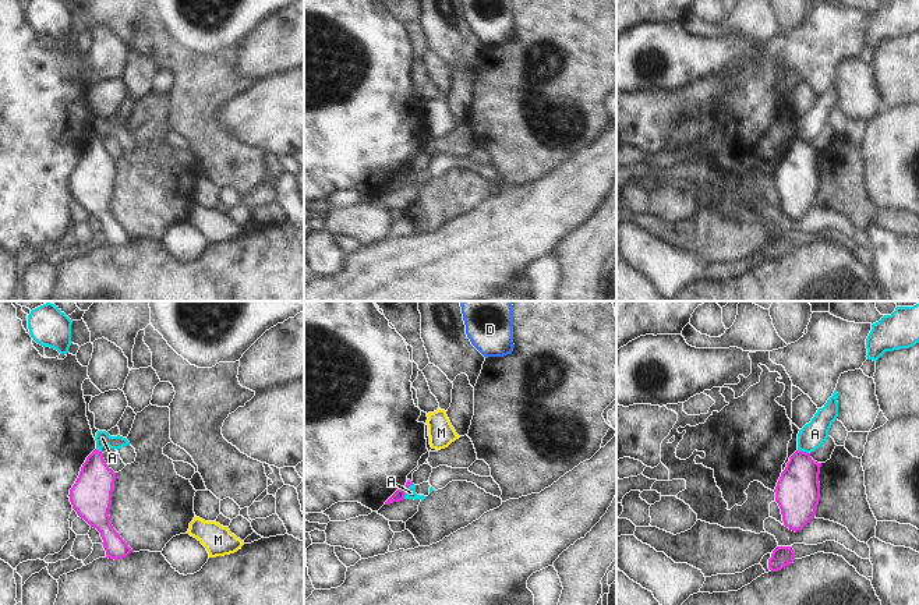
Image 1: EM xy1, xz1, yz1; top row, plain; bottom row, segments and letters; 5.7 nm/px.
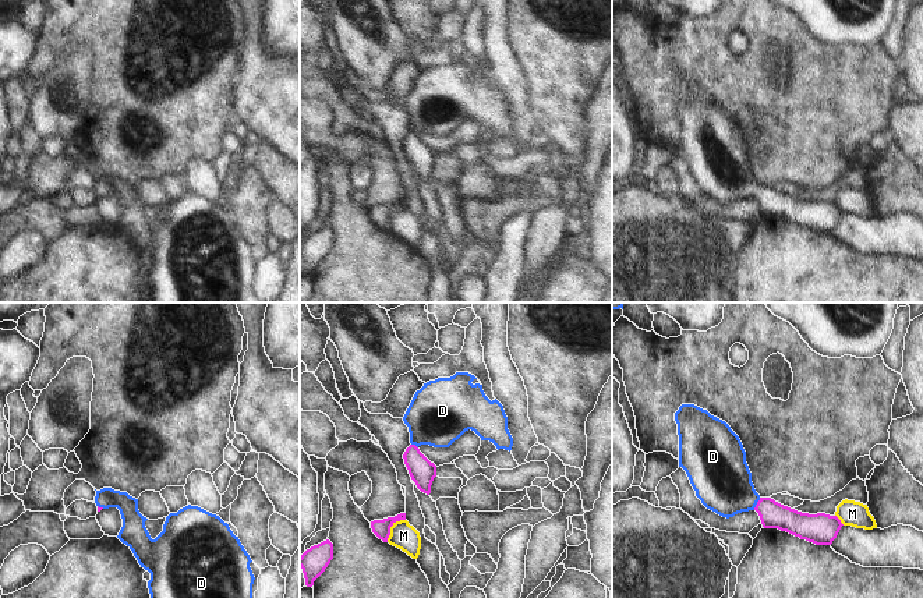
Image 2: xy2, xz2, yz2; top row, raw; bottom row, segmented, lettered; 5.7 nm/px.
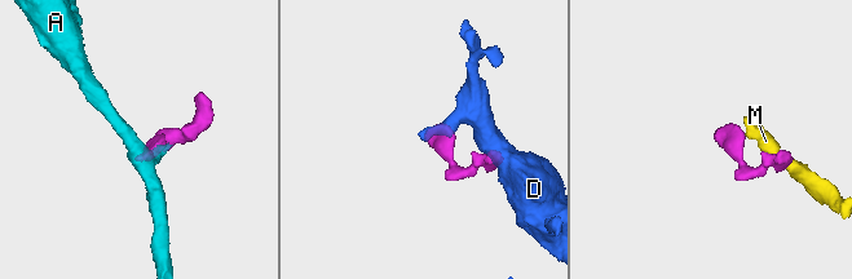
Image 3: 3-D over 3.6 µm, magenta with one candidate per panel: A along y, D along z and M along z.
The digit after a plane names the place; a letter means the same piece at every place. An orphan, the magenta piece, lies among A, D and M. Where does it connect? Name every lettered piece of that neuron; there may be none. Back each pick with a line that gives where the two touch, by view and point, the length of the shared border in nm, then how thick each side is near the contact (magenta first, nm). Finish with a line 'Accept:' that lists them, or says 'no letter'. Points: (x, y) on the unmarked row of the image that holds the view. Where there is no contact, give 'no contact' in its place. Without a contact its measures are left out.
D: meets magenta in yz2 at (757, 191); contact 80 nm long; 160 nm thick on the magenta side, 340 nm on the other
Accept: D

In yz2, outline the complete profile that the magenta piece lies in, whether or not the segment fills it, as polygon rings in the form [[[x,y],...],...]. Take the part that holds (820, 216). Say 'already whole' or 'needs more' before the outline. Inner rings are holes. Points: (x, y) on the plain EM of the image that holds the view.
needs more; [[[682,92],[675,100],[679,123],[679,155],[682,155],[701,191],[722,205],[756,198],[764,216],[778,216],[816,233],[831,233],[844,213],[837,204],[809,202],[761,185],[752,170],[746,139],[731,114],[694,92]]]

